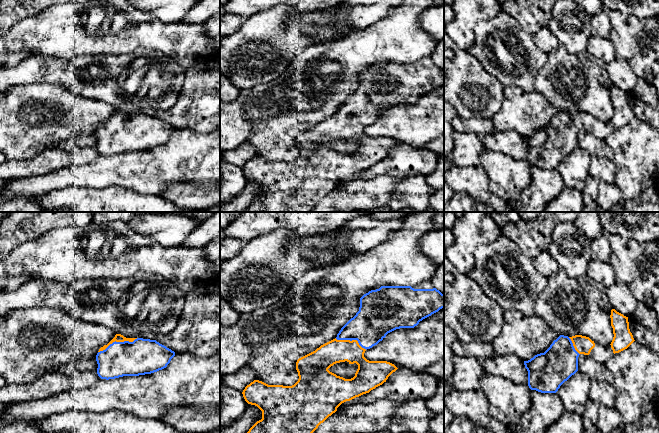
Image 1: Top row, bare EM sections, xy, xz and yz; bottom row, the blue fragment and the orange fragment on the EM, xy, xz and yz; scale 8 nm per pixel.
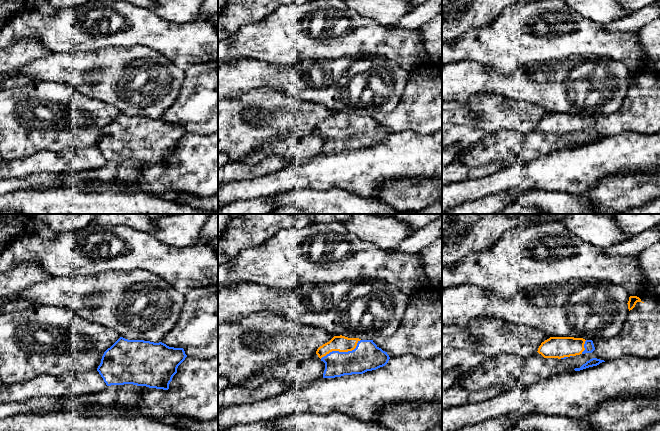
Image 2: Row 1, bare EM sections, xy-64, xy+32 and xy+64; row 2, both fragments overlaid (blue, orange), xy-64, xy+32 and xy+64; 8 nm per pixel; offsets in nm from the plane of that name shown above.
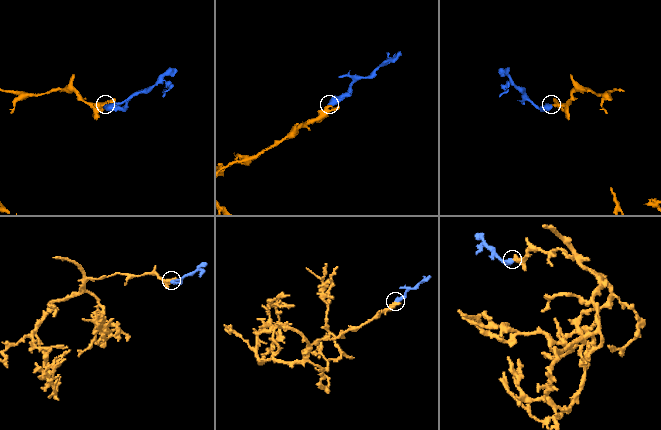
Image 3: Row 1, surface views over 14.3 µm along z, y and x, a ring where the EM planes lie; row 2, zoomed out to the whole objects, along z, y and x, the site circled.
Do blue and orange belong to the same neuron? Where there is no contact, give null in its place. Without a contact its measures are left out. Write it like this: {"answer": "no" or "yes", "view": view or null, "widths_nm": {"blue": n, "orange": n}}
{"answer": "yes", "view": "xy", "widths_nm": {"blue": 280, "orange": 60}}

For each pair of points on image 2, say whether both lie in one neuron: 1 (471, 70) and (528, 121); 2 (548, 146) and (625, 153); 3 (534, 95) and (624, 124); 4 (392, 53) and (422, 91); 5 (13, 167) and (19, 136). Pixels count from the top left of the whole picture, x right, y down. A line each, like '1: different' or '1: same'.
1: different
2: different
3: different
4: different
5: different

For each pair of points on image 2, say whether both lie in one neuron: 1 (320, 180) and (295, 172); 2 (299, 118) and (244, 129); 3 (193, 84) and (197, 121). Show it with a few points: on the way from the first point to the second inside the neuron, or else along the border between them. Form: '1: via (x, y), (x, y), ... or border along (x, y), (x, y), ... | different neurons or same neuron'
1: via (314, 176), (301, 176) | same neuron
2: via (285, 118), (277, 118), (268, 127), (258, 129) | same neuron
3: via (197, 93), (197, 112) | same neuron

